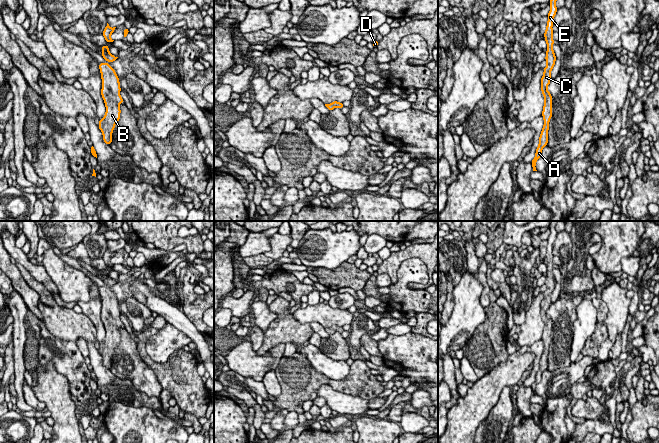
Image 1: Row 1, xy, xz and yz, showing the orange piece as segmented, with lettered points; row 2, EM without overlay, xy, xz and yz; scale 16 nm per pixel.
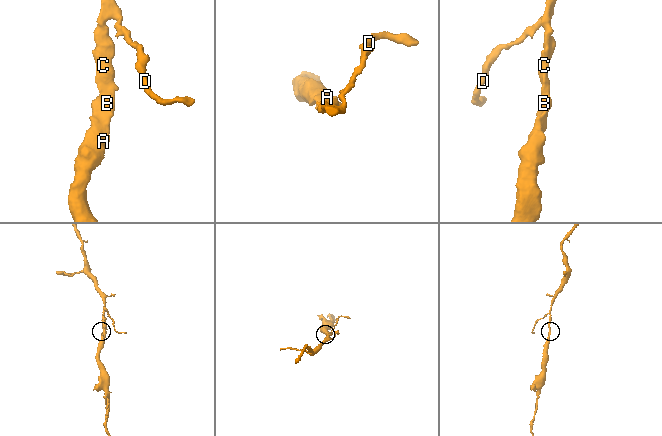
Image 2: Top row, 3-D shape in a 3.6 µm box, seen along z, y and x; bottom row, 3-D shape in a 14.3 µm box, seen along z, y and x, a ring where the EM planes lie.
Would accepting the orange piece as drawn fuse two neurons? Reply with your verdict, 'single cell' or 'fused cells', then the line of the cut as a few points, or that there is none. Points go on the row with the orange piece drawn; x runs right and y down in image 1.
single cell; no cut

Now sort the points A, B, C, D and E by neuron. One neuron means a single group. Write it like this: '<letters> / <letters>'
A B C D E

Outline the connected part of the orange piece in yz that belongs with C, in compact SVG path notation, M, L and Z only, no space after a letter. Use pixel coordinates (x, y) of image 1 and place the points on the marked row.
M550 0L550 11L549 14L547 15L548 17L548 21L547 21L547 26L546 26L546 30L544 33L545 36L545 41L547 43L547 52L546 52L546 57L545 60L547 62L546 67L543 69L544 73L543 76L541 78L541 91L542 94L545 98L544 101L544 106L543 106L543 111L542 111L542 116L543 116L543 120L544 120L544 125L539 137L539 145L536 149L536 153L535 153L535 158L532 160L531 164L532 164L532 168L533 171L537 171L536 170L536 161L538 159L540 159L541 155L542 155L542 149L547 145L548 143L548 130L549 130L549 121L552 117L552 96L550 94L550 92L547 90L548 85L550 84L551 81L551 71L552 68L555 65L555 61L556 61L556 56L553 50L553 44L554 44L554 40L553 40L553 19L556 15L557 12L557 7L555 5L557 0Z

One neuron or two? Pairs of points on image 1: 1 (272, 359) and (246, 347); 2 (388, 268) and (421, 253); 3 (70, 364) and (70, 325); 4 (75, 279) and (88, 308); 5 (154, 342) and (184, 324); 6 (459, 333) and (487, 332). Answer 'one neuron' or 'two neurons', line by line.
1: one neuron
2: one neuron
3: two neurons
4: two neurons
5: two neurons
6: two neurons

